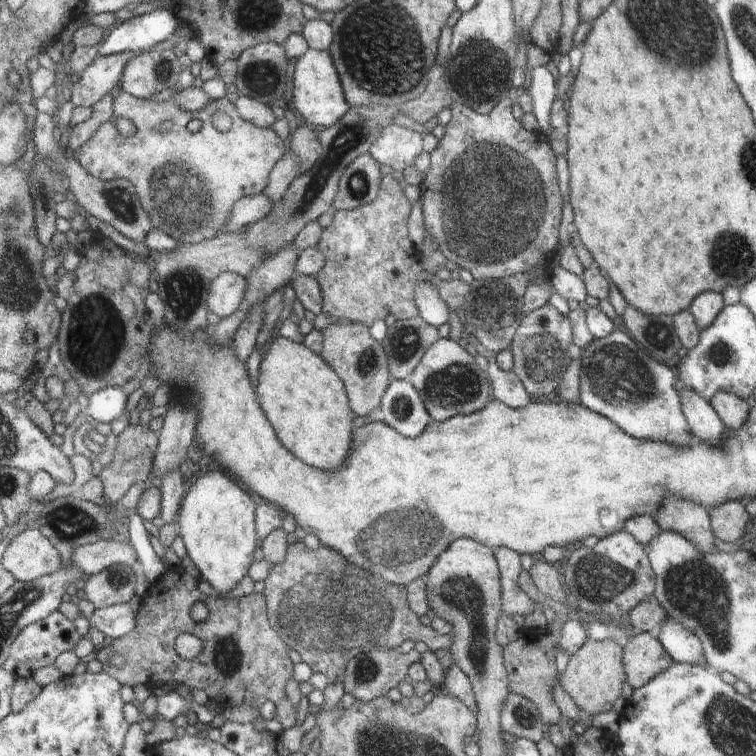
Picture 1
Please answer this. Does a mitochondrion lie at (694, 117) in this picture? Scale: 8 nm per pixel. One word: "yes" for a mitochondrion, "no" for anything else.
no

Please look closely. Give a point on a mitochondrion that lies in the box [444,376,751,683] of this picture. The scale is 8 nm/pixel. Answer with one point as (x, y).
(696, 588)

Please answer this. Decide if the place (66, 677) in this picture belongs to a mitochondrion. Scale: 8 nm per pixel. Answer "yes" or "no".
no

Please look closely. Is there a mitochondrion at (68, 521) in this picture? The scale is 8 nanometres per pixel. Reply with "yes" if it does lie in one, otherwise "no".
yes

